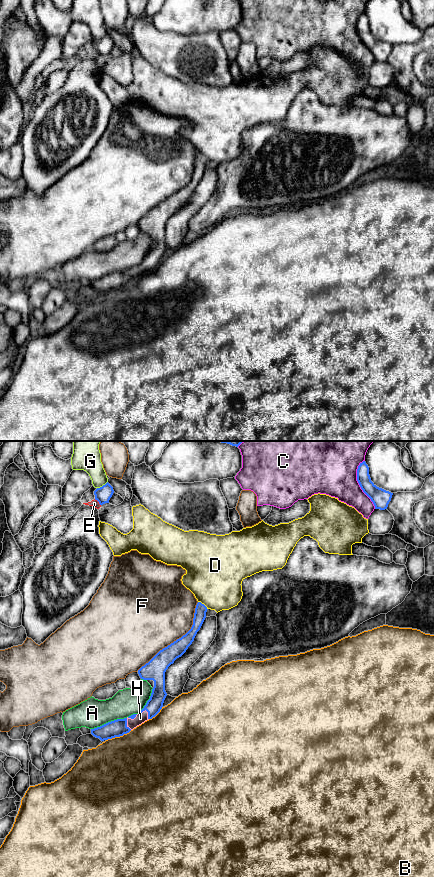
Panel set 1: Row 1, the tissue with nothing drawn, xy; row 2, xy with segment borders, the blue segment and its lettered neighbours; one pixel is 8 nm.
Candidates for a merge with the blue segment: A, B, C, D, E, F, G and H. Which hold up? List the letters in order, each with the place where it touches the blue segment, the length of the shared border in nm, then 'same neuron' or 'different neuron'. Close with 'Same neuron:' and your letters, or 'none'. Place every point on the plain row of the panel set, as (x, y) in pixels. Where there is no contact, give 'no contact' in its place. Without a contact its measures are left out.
A: meets blue in xy at (108, 274); contact 300 nm long; different neuron
B: meets blue in xy at (118, 288); contact 220 nm long; different neuron
C: meets blue in xy at (359, 36); contact 400 nm long; different neuron
D: meets blue in xy at (203, 156); contact 100 nm long; different neuron
E: meets blue in xy at (98, 53); contact 80 nm long; different neuron
F: meets blue in xy at (177, 191); contact 750 nm long; different neuron
G: meets blue in xy at (103, 37); contact 110 nm long; different neuron
H: meets blue in xy at (126, 271); contact 140 nm long; same neuron
Same neuron: H

